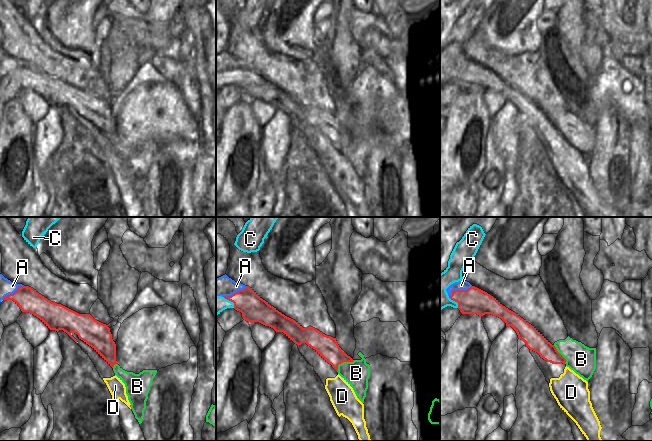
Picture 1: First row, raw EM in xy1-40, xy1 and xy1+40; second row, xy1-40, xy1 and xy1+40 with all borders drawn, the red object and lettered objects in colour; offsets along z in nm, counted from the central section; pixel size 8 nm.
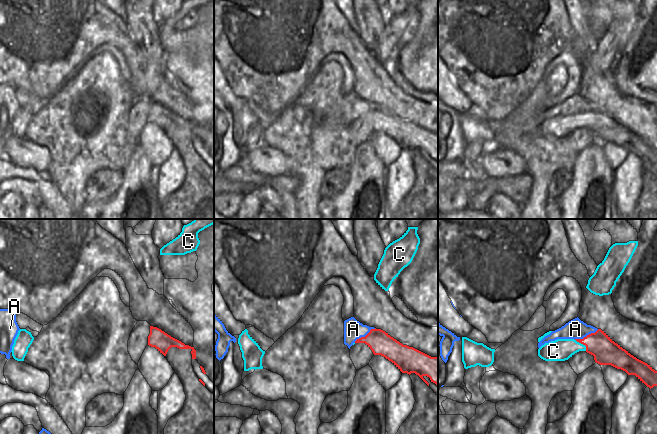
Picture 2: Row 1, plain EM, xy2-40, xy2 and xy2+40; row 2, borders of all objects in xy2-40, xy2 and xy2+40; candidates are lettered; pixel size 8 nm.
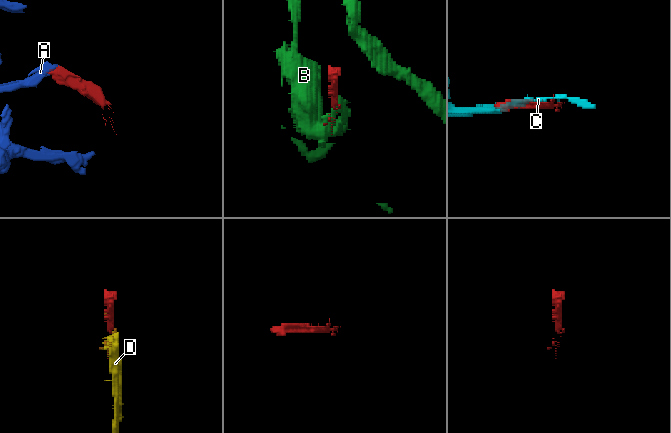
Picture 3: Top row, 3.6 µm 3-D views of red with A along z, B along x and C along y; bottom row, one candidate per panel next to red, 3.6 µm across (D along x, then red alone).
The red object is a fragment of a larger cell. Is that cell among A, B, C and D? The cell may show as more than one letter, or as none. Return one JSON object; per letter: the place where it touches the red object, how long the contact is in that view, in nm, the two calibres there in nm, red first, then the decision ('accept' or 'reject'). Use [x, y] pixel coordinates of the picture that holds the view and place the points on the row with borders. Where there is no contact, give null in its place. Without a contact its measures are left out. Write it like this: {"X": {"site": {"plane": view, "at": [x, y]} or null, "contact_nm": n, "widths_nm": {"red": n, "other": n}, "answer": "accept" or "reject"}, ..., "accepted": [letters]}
{"A": {"site": {"plane": "xy1+40", "at": [459, 290]}, "contact_nm": 200, "widths_nm": {"red": 200, "other": 80}, "answer": "reject"}, "B": {"site": {"plane": "xy1", "at": [343, 361]}, "contact_nm": 170, "widths_nm": {"red": 170, "other": 200}, "answer": "reject"}, "C": {"site": {"plane": "xy2+40", "at": [582, 343]}, "contact_nm": 130, "widths_nm": {"red": 200, "other": 180}, "answer": "reject"}, "D": {"site": {"plane": "xy1-40", "at": [70, 334]}, "contact_nm": 30, "widths_nm": {"red": 220, "other": 20}, "answer": "accept"}, "accepted": ["D"]}

